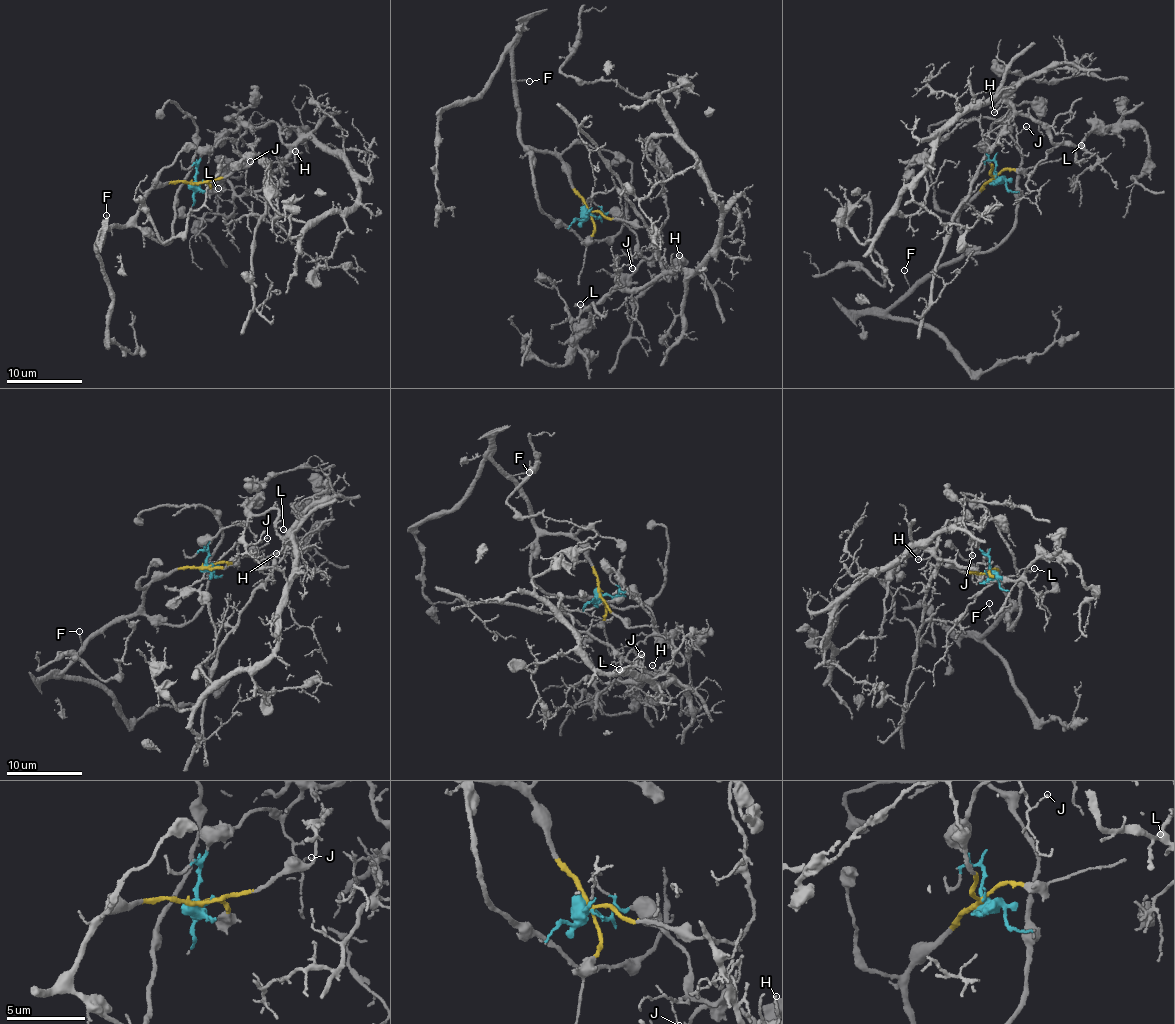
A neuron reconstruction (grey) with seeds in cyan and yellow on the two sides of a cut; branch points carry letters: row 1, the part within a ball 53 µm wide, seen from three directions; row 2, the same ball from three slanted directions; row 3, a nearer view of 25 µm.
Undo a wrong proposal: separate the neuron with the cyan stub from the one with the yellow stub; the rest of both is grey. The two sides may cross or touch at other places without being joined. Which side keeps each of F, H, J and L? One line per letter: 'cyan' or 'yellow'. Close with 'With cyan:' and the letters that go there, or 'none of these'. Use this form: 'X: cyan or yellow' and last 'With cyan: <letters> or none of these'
F: yellow
H: cyan
J: cyan
L: cyan
With cyan: H, J, L

